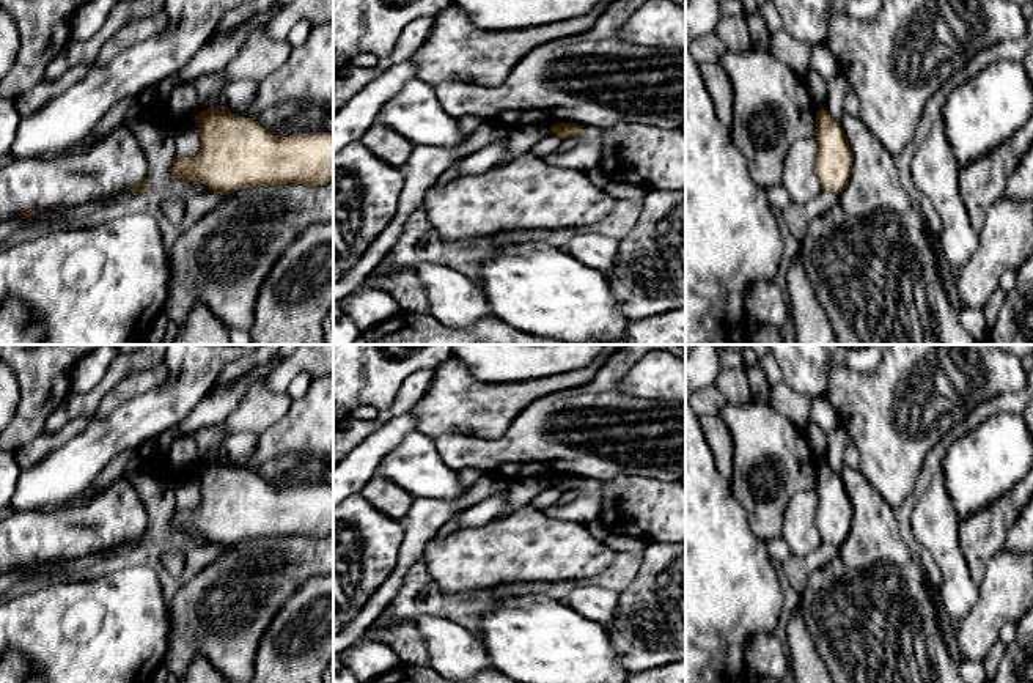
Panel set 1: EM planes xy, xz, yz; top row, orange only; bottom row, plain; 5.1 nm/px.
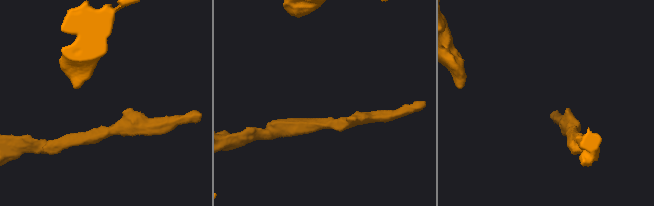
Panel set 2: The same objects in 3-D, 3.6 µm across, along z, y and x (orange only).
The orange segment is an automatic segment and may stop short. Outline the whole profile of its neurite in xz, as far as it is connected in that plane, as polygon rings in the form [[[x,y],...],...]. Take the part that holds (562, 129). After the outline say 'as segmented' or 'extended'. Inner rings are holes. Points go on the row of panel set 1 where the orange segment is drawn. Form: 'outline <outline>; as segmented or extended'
outline [[[557,123],[552,124],[550,132],[561,137],[563,140],[566,138],[577,138],[580,135],[583,126],[579,126],[577,123]]]; as segmented

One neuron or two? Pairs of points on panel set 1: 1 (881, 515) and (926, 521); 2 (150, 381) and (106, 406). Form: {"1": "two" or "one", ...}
{"1": "two", "2": "one"}

